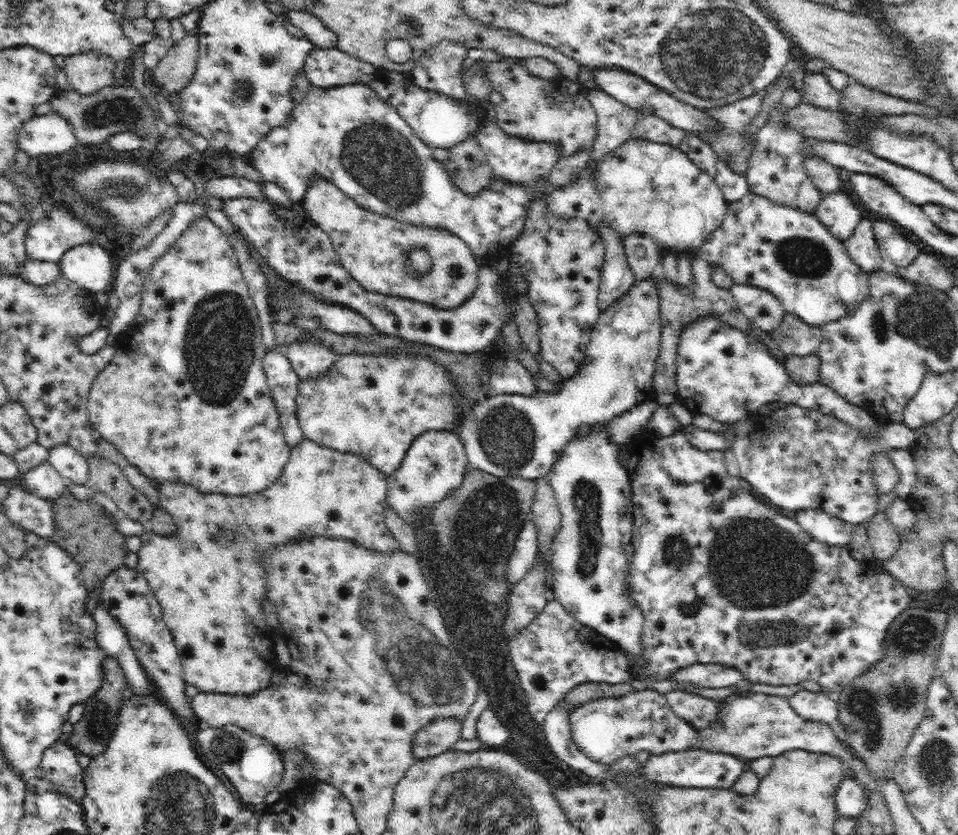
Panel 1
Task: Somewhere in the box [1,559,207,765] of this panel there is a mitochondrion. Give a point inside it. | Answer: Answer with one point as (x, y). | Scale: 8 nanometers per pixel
(95, 727)

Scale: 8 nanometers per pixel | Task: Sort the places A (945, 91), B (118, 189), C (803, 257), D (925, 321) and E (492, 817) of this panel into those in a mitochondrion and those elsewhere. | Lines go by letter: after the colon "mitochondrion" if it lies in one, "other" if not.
A: other
B: mitochondrion
C: mitochondrion
D: mitochondrion
E: mitochondrion

